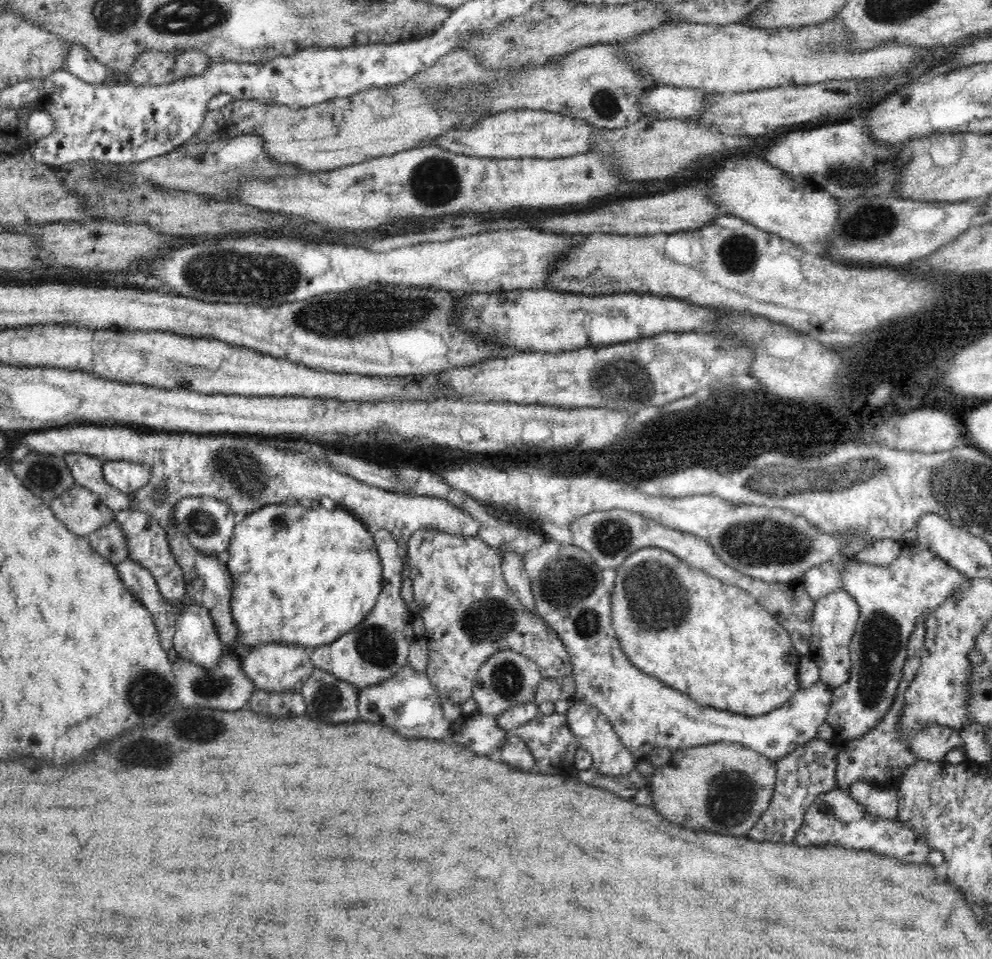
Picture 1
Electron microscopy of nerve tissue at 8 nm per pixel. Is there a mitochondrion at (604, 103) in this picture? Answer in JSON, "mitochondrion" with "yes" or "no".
{"mitochondrion":"yes"}

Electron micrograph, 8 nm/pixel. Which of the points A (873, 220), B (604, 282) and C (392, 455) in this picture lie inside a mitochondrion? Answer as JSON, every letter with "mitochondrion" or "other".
{"A":"mitochondrion","B":"mitochondrion","C":"other"}

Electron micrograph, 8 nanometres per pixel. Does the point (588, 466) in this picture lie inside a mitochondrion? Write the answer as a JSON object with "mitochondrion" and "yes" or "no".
{"mitochondrion":"no"}

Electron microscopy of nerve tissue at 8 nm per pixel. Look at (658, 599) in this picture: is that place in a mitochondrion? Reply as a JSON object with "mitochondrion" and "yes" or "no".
{"mitochondrion":"yes"}

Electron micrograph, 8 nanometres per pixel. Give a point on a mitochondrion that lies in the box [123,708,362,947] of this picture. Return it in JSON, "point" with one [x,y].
{"point":[197,727]}

